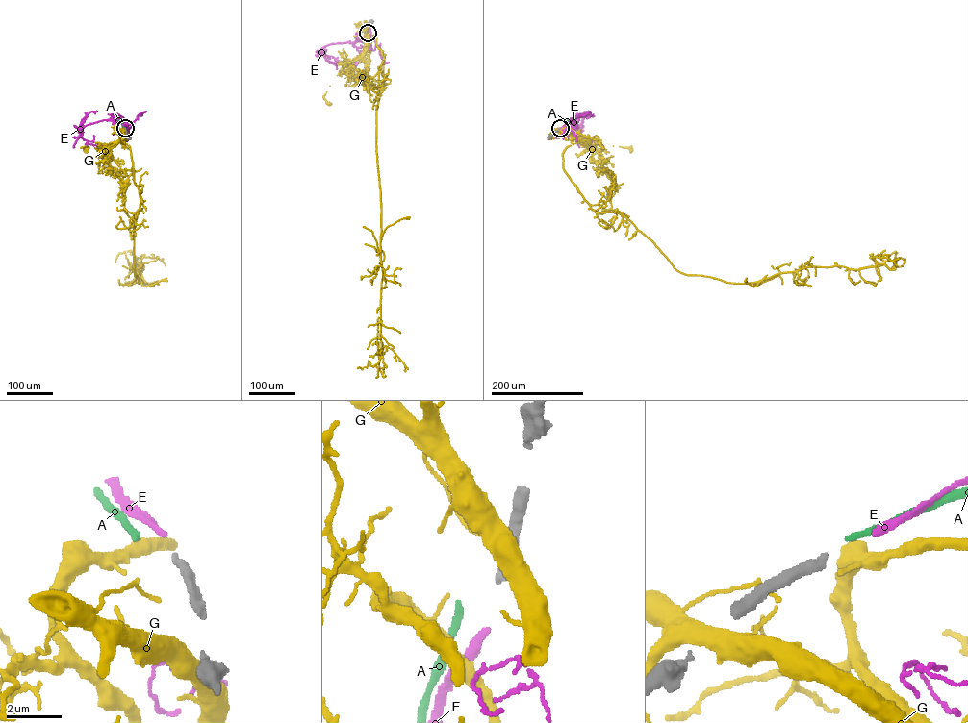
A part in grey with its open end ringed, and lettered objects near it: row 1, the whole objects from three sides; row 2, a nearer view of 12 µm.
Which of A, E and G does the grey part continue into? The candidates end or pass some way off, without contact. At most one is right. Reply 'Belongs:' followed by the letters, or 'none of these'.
Belongs: none of these

